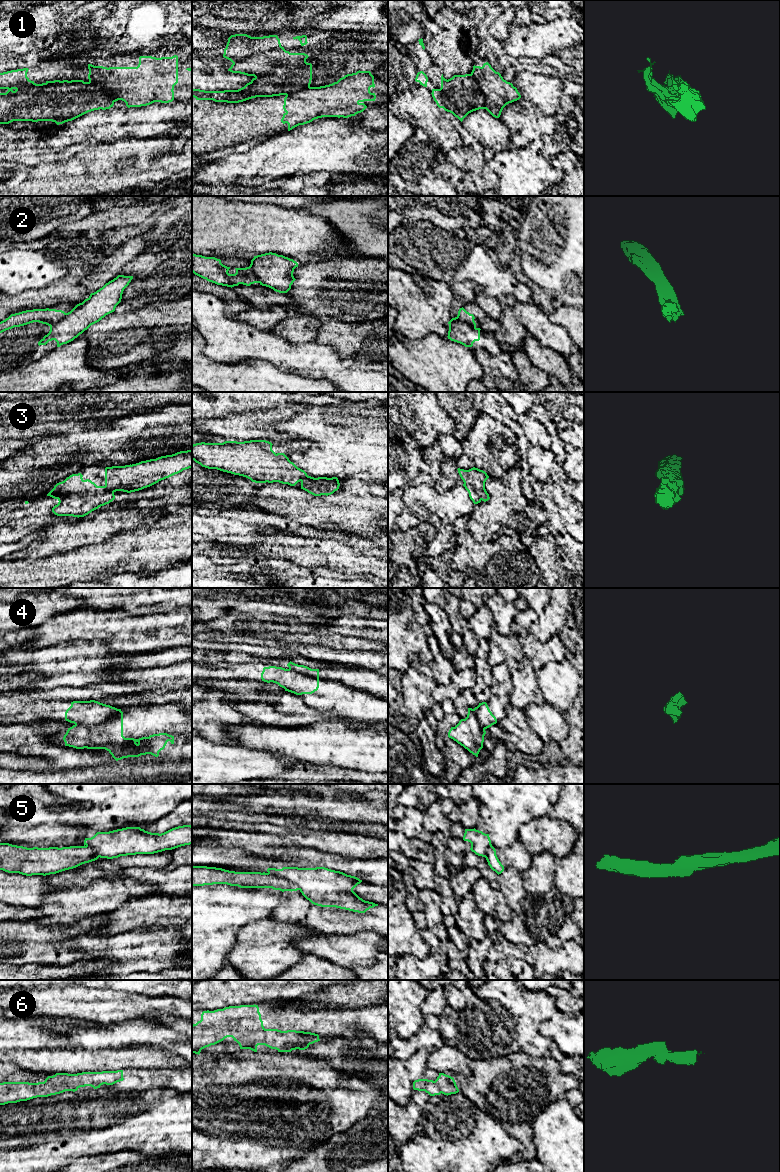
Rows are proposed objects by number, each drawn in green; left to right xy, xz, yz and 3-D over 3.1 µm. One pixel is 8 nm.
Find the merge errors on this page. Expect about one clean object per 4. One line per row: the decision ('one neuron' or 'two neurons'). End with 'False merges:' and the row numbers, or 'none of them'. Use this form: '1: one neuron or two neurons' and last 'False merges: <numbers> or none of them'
1: two neurons
2: two neurons
3: one neuron
4: two neurons
5: two neurons
6: one neuron
False merges: 1, 2, 4, 5

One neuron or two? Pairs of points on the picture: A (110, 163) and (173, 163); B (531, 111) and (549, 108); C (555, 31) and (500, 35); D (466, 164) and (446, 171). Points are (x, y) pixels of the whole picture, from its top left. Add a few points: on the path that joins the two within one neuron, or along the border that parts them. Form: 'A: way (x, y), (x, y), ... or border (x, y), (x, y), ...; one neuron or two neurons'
A: way (126, 153), (140, 153), (149, 162), (157, 163); one neuron
B: border (521, 97), (530, 100), (542, 112); two neurons
C: border (509, 24), (507, 37), (503, 41); two neurons
D: border (445, 153), (446, 157), (463, 172); two neurons

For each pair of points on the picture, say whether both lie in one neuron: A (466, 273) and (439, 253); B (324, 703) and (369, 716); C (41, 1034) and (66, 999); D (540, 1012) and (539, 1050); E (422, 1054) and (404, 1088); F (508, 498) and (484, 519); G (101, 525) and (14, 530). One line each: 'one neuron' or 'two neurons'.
A: two neurons
B: one neuron
C: two neurons
D: one neuron
E: one neuron
F: one neuron
G: one neuron

